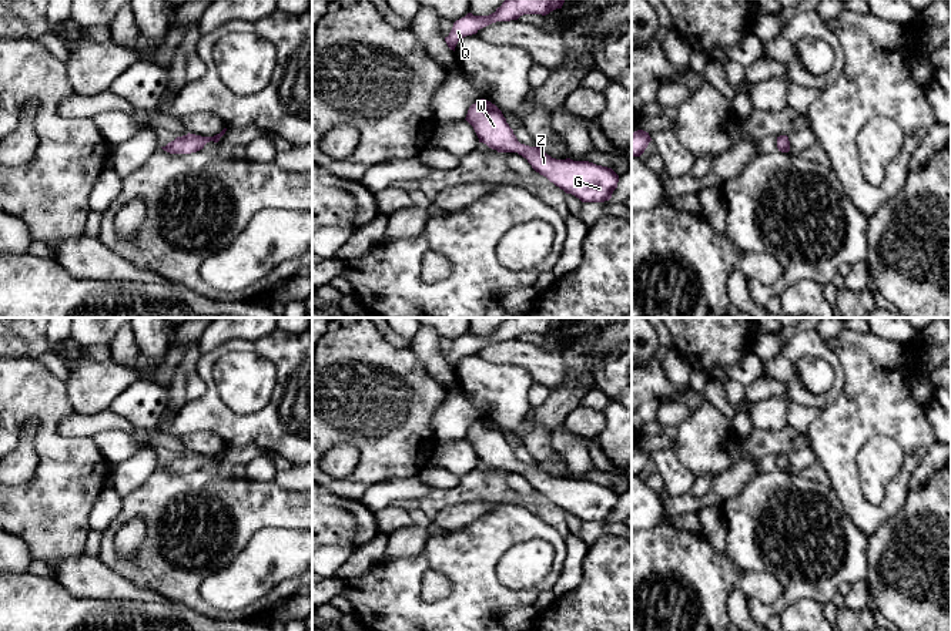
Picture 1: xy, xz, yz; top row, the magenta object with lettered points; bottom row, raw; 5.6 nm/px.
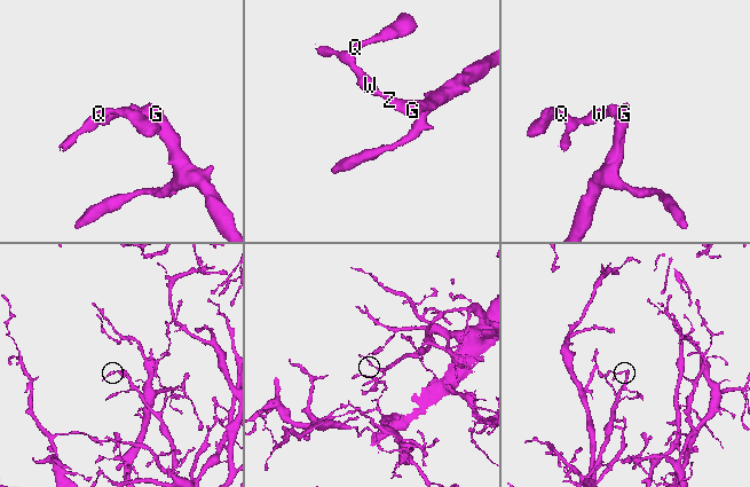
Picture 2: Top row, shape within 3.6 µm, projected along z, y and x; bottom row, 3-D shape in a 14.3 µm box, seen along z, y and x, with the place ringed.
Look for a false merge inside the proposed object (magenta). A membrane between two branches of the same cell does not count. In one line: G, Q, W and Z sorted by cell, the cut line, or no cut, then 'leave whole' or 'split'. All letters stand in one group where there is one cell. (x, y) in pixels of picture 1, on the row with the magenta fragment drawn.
G Q W Z | no cut | leave whole

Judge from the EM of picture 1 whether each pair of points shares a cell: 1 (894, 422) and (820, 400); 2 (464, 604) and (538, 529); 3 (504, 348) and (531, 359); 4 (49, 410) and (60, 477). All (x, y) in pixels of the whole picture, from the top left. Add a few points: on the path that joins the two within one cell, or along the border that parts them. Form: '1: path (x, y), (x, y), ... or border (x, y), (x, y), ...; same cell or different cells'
1: border (843, 372), (841, 392), (823, 409); different cells
2: path (474, 580), (474, 570), (508, 536), (513, 534); same cell
3: path (511, 352), (518, 352), (523, 356); same cell
4: path (49, 428), (49, 445), (60, 460); same cell

